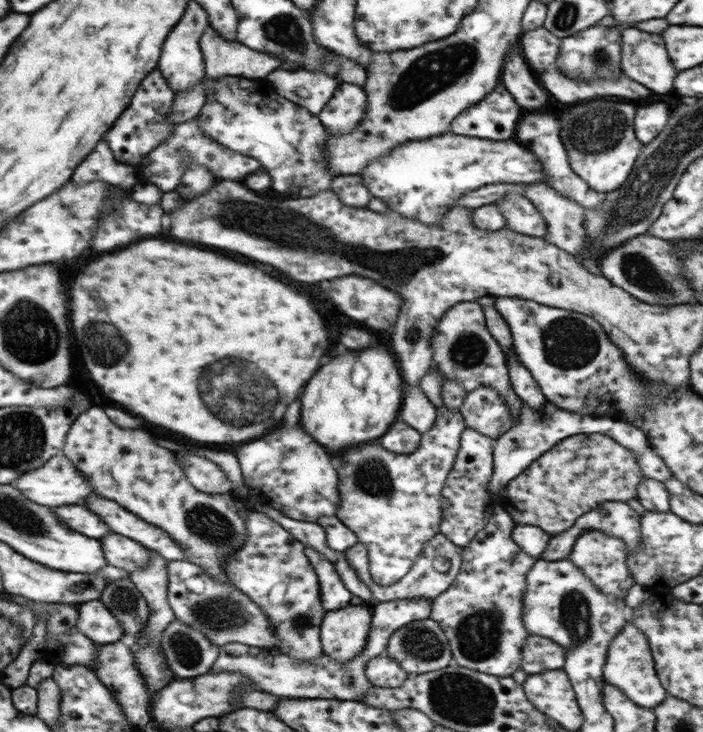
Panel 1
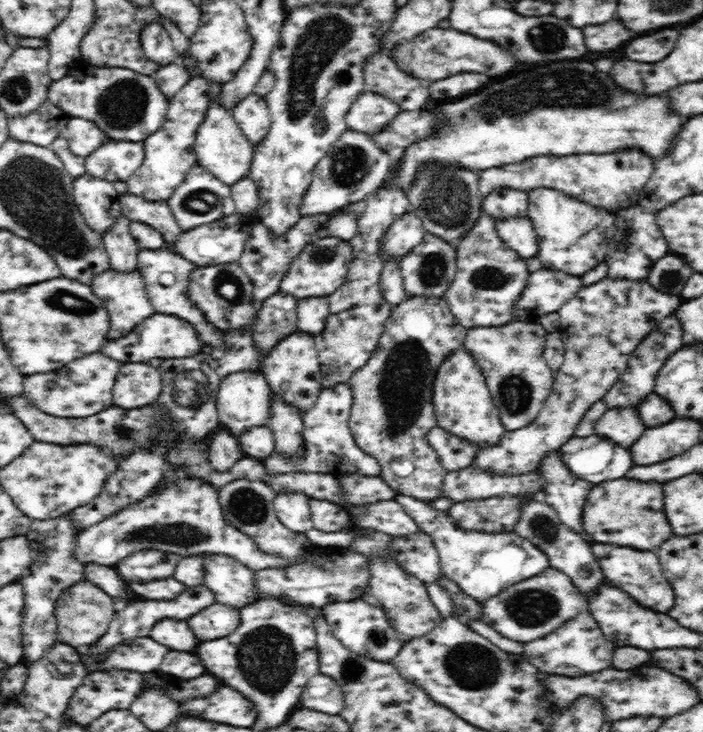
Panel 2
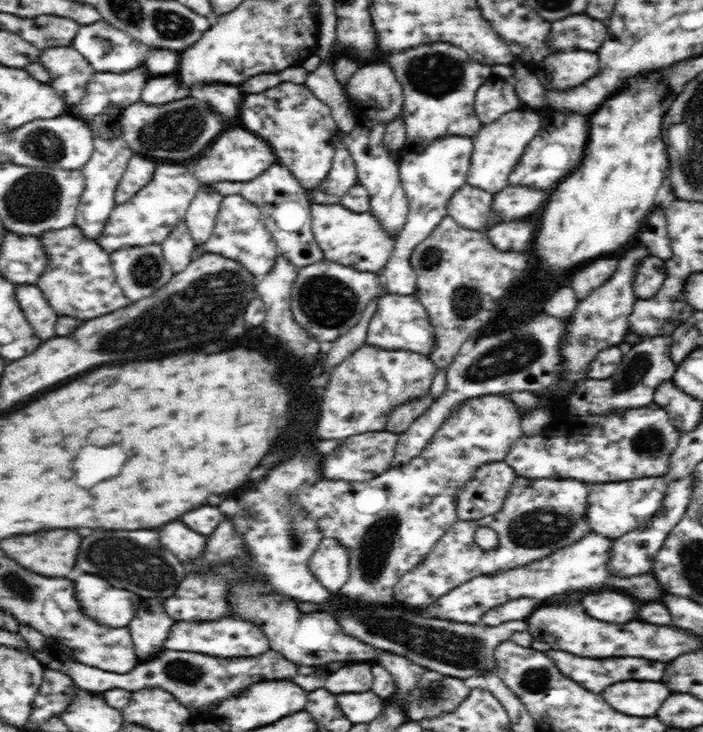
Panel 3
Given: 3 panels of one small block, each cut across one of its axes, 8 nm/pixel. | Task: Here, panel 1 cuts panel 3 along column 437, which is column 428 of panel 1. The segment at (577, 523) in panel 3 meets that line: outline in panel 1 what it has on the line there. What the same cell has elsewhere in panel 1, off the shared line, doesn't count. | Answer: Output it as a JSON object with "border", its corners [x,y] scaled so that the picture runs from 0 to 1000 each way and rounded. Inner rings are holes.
{"border":[[[623,728],[615,738],[609,738],[603,749],[600,749],[600,757],[585,773],[583,780],[568,795],[556,798],[555,801],[542,801],[535,796],[525,781],[525,757],[522,746],[509,740],[504,746],[491,751],[495,769],[515,792],[515,796],[521,798],[521,802],[526,806],[533,825],[538,824],[555,824],[556,821],[566,820],[590,820],[605,818],[616,821],[623,814],[627,814],[654,783],[657,772],[657,751],[659,747],[649,746],[642,738],[637,738],[629,728]]]}

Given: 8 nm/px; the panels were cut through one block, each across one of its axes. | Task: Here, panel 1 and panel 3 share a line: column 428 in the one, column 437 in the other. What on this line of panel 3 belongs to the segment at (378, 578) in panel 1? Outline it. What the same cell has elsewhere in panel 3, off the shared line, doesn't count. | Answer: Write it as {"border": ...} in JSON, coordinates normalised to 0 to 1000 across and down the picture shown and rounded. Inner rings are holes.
{"border":[[[691,540],[680,545],[669,545],[653,552],[647,561],[630,577],[630,582],[615,594],[612,604],[597,616],[592,626],[586,626],[580,634],[572,634],[569,638],[556,637],[549,645],[535,650],[535,653],[522,656],[521,658],[501,658],[498,656],[464,656],[455,654],[448,660],[432,660],[422,667],[413,678],[415,686],[420,686],[427,694],[437,699],[448,710],[450,719],[464,735],[477,735],[495,753],[498,762],[498,787],[495,795],[489,796],[481,813],[488,820],[506,824],[506,827],[552,827],[560,821],[560,806],[566,796],[580,781],[586,780],[597,768],[603,768],[603,761],[619,747],[620,739],[644,720],[650,710],[649,684],[650,672],[671,653],[677,639],[698,631],[711,631],[723,620],[725,611],[744,594],[741,586],[740,561],[734,559],[734,553],[728,551],[728,545],[723,545],[718,540]]]}

